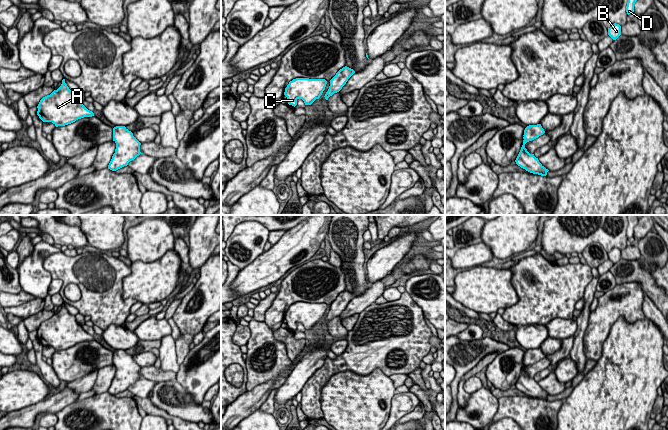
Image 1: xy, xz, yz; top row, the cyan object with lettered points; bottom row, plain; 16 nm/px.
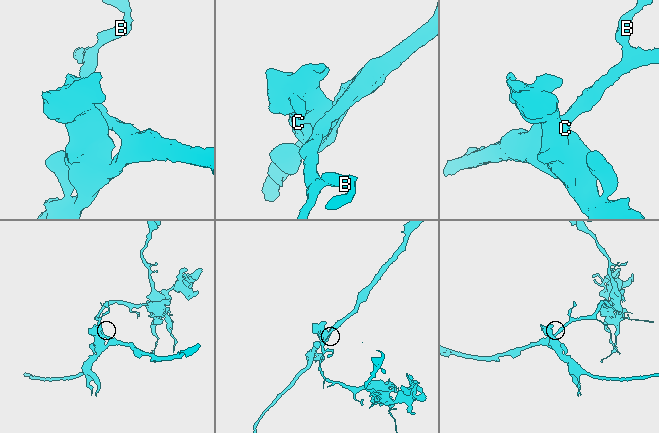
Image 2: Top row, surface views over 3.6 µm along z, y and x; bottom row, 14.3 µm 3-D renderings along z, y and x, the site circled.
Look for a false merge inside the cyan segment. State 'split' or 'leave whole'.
leave whole

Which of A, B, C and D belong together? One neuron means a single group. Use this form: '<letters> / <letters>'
A B C D

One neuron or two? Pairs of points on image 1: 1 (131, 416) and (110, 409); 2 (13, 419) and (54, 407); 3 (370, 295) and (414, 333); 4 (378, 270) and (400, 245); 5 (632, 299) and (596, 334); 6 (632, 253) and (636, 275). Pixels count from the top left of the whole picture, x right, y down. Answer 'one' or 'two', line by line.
1: one
2: one
3: two
4: one
5: one
6: two

